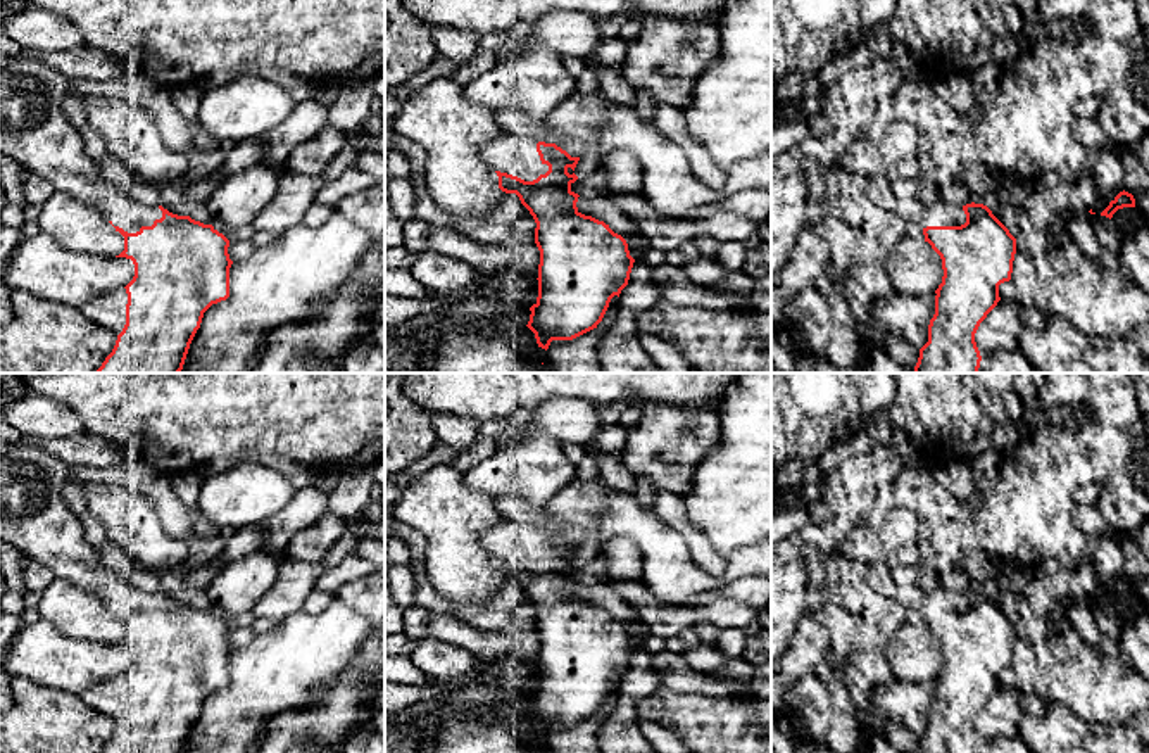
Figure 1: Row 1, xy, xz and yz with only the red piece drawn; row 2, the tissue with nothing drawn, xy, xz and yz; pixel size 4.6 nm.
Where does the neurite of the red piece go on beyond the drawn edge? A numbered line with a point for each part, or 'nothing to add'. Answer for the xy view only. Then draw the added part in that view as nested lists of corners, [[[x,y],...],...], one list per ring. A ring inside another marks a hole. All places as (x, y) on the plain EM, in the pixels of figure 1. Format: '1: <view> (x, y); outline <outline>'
1: xy (33, 515); outline [[[0,440],[0,541],[128,620],[152,613],[162,604],[162,598],[136,591],[107,570],[85,539],[81,520],[72,516],[62,496],[69,480],[71,466],[36,440]]]

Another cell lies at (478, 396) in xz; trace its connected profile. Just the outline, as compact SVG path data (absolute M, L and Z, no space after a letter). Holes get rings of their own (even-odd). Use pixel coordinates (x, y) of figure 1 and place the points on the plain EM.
M405 373L404 395L426 413L474 421L509 418L518 408L538 408L554 399L614 406L625 397L675 406L721 406L738 373Z

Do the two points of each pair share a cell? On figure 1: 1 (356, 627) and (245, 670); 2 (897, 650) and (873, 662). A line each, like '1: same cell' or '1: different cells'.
1: same cell
2: different cells

